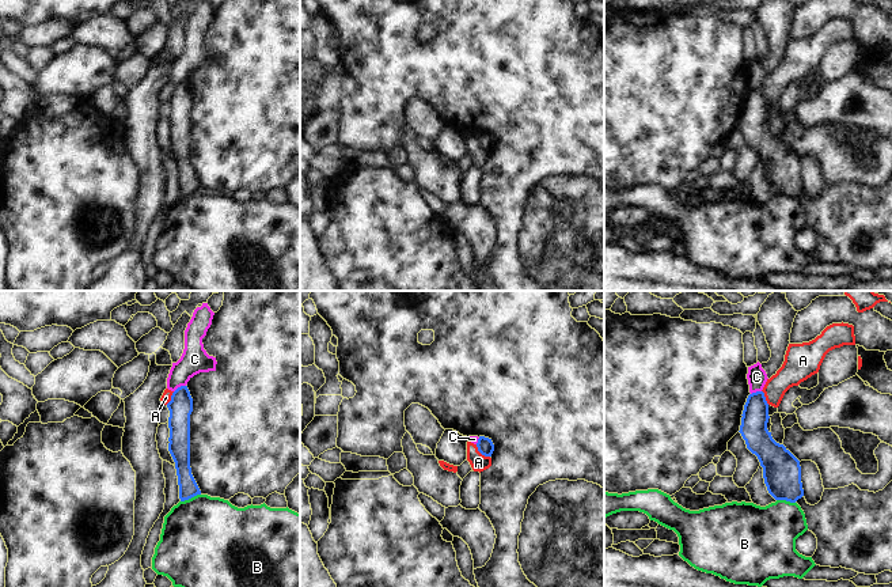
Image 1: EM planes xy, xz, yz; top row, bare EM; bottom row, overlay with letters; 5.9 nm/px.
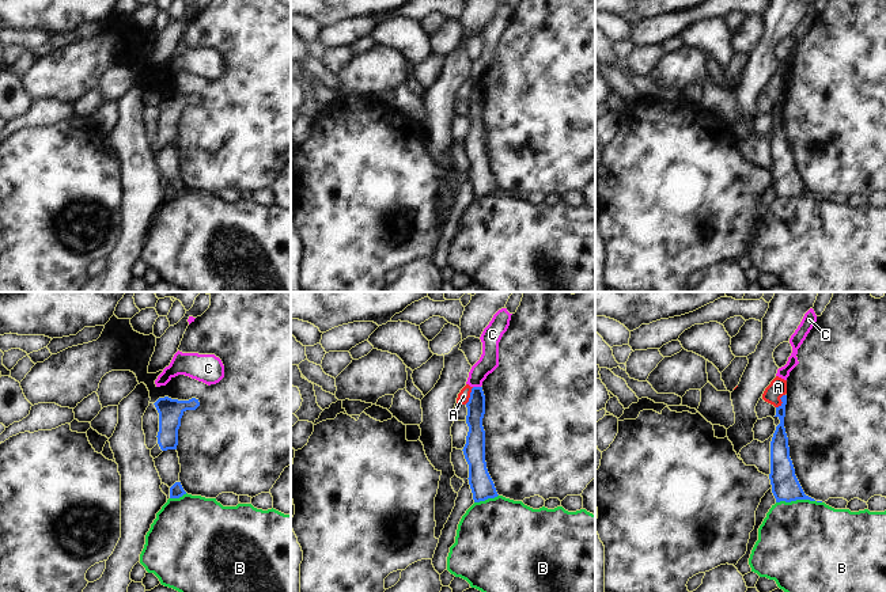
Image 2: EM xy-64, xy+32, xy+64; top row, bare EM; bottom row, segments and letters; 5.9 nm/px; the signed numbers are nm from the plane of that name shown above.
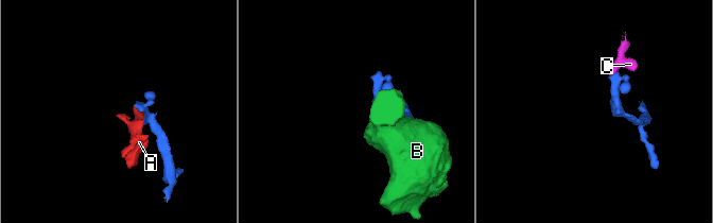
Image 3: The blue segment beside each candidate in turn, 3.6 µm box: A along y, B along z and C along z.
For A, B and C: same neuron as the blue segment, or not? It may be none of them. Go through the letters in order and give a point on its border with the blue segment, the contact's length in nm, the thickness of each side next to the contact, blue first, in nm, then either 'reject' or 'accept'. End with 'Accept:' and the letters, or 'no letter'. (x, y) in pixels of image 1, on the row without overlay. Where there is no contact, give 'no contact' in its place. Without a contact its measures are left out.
A: meets blue in xz at (481, 148); contact 120 nm long; 100 nm thick on the blue side, 100 nm on the other; reject
B: meets blue in xy at (190, 193); contact 130 nm long; 110 nm thick on the blue side, 480 nm on the other; reject
C: meets blue in xy at (181, 82); contact 80 nm long; 140 nm thick on the blue side, 160 nm on the other; reject
Accept: no letter

